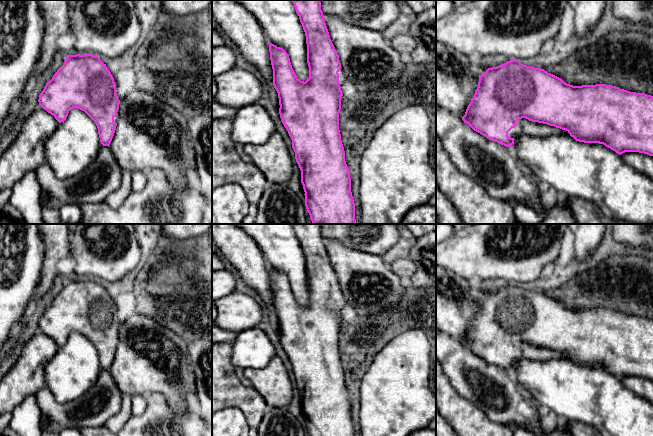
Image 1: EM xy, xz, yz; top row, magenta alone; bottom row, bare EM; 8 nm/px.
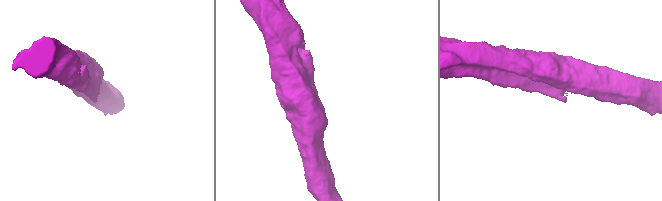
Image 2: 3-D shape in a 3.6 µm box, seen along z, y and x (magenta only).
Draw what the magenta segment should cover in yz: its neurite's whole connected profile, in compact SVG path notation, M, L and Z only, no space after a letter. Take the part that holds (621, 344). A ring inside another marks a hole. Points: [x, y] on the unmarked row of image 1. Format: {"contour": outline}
{"contour": "M510 284L497 291L488 292L484 298L479 299L478 311L466 333L465 339L462 341L462 344L474 355L485 360L487 363L506 371L513 369L514 364L520 359L531 359L541 362L553 359L570 359L579 366L603 368L620 379L625 376L639 376L653 380L653 320L645 317L630 316L620 313L619 311L606 308L573 310L565 307L561 302L548 297L544 293L524 289L518 284Z"}

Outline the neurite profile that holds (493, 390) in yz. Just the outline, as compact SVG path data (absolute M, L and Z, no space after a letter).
M436 327L436 359L456 391L479 408L492 422L522 426L536 436L546 433L540 426L540 408L518 389L512 375L474 355L462 342Z

